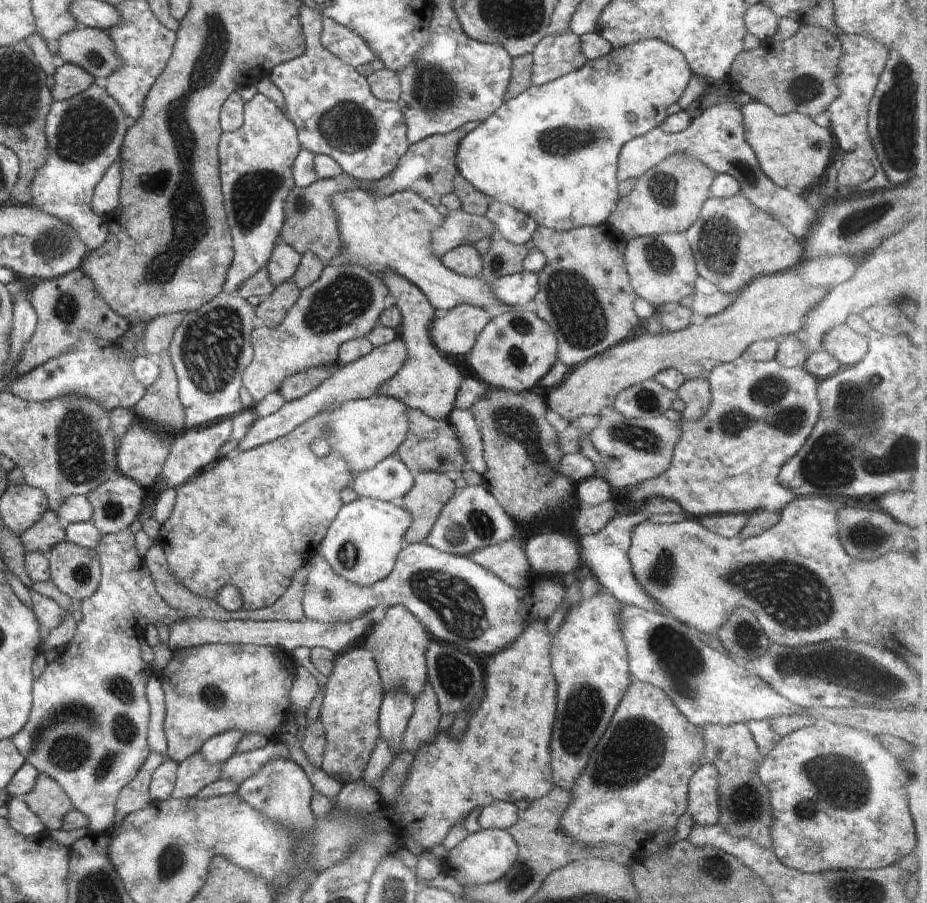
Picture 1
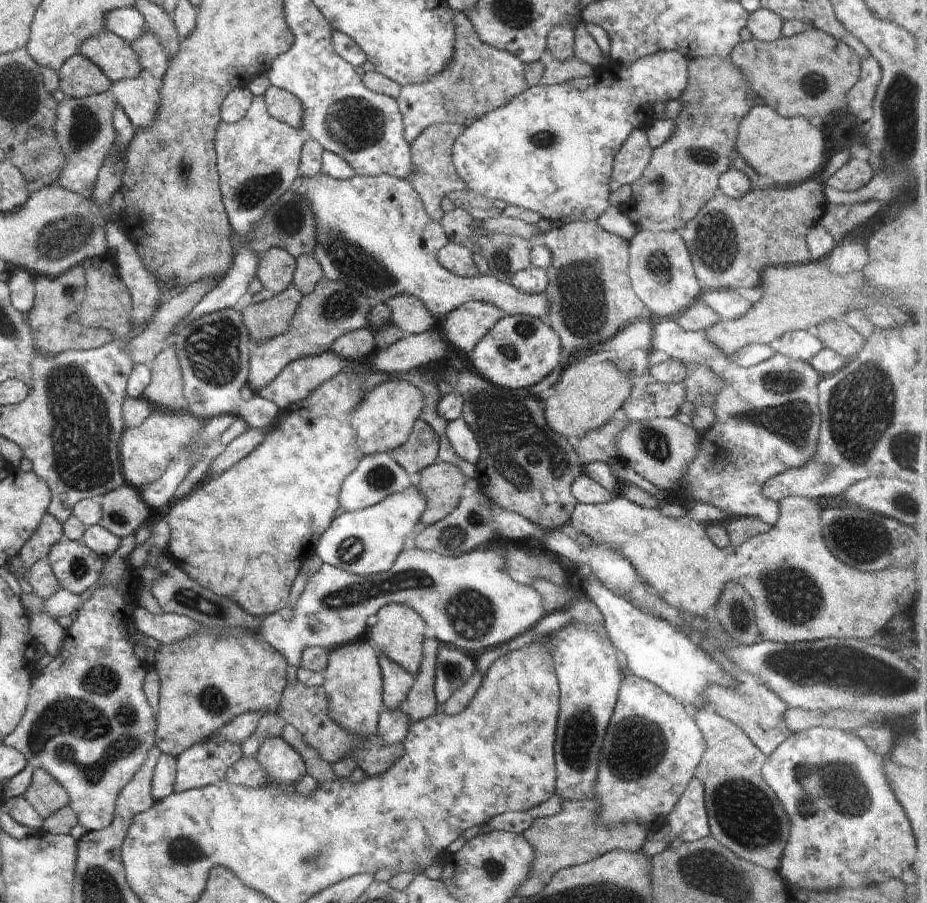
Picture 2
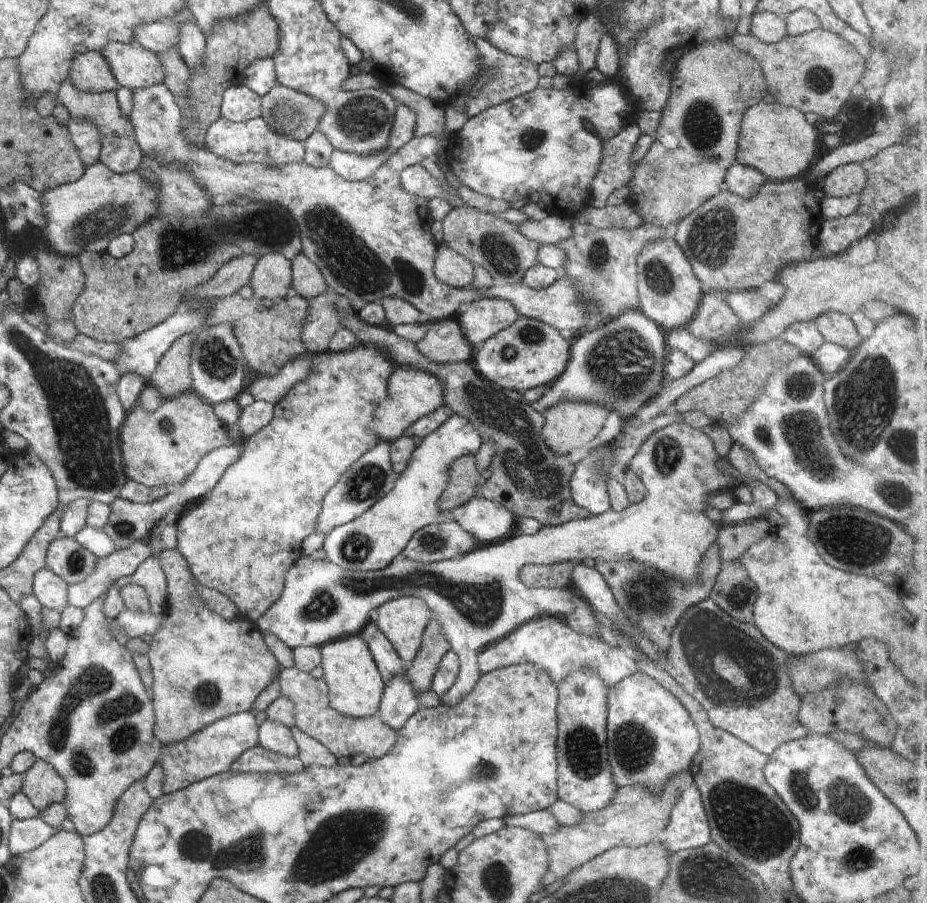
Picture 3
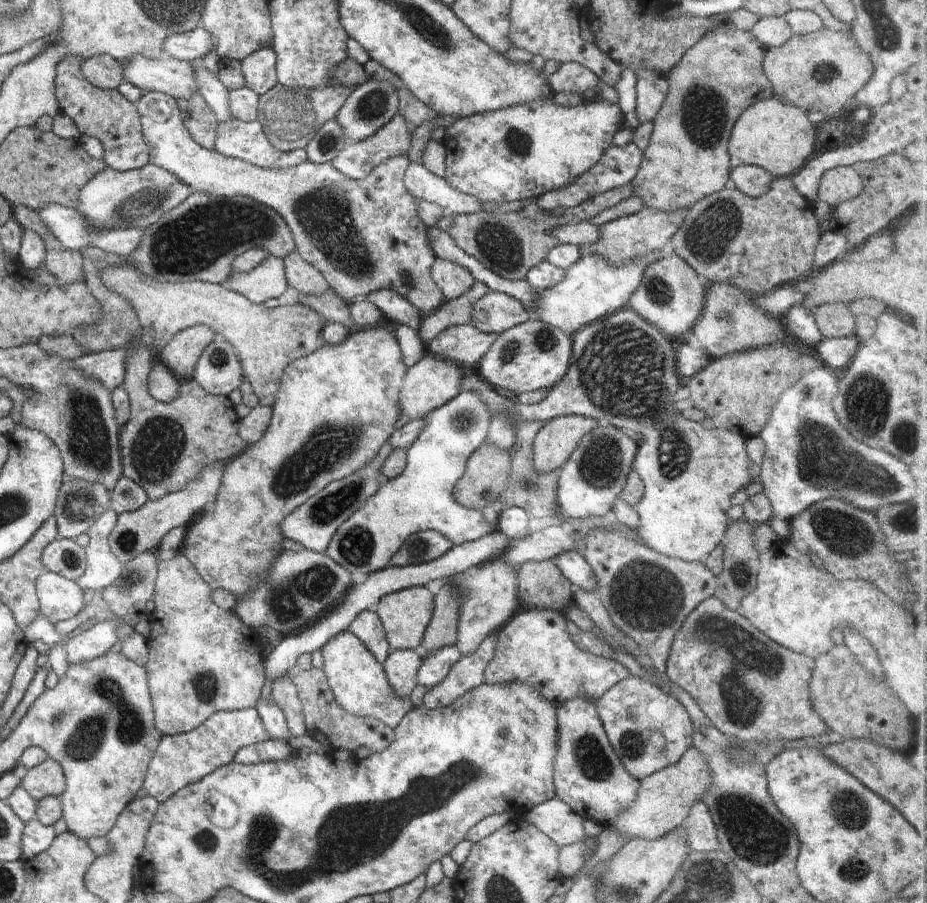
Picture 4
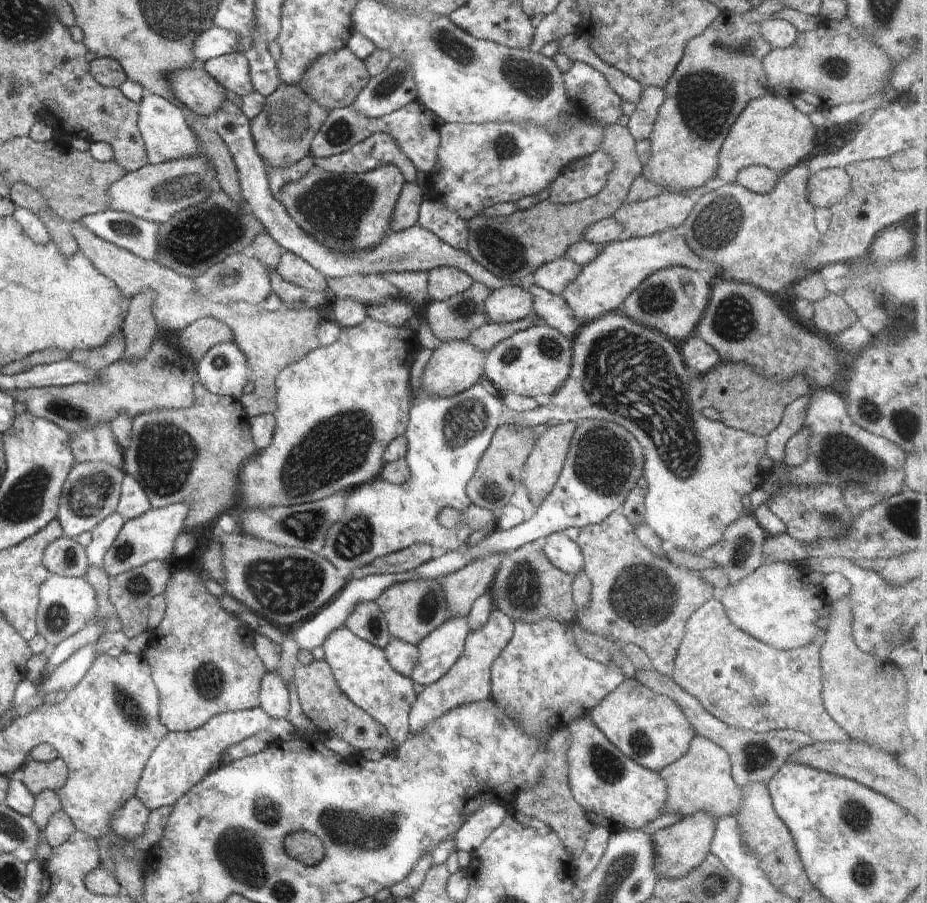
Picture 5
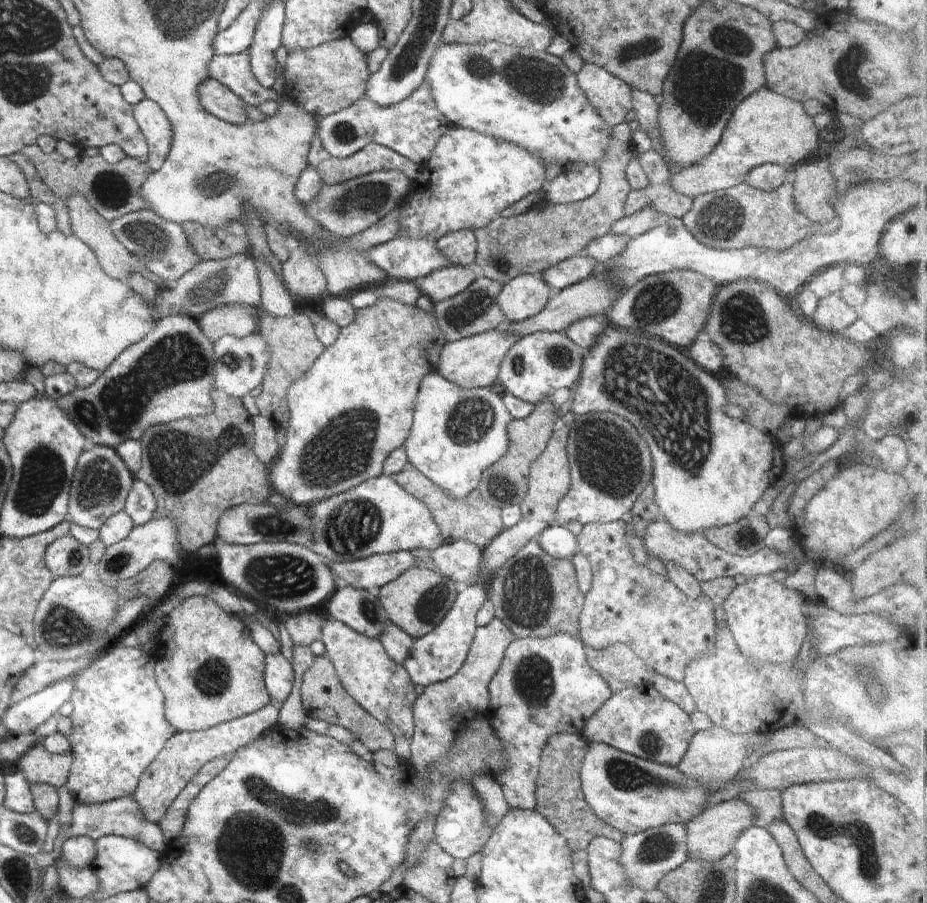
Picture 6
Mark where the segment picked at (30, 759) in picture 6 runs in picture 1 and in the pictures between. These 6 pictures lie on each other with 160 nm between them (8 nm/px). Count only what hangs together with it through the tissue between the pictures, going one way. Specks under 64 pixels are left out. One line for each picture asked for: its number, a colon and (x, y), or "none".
1: (50, 803)
2: (46, 795)
3: (43, 786)
4: (47, 779)
5: (38, 776)

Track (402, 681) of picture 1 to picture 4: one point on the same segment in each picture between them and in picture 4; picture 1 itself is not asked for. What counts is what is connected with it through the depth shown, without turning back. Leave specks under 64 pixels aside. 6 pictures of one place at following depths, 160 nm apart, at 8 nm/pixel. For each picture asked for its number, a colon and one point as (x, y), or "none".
2: (399, 633)
3: (403, 621)
4: (405, 614)

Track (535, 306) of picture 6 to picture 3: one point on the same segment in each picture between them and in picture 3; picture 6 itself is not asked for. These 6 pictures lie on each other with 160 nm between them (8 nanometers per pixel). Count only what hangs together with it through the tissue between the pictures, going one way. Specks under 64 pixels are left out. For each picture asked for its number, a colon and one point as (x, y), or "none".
3: (480, 319)
4: (495, 312)
5: (511, 303)

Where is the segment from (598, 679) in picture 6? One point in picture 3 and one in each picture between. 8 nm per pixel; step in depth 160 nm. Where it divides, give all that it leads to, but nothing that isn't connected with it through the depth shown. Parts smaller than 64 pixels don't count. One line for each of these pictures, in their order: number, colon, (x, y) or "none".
3: (547, 641)
4: (533, 647)
5: (541, 680)

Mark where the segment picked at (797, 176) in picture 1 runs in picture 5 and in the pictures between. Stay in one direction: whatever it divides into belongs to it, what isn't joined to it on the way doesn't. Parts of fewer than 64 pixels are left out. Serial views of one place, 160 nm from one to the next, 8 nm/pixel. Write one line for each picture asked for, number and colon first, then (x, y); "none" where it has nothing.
2: (790, 150)
3: (775, 139)
4: (772, 134)
5: (770, 132)

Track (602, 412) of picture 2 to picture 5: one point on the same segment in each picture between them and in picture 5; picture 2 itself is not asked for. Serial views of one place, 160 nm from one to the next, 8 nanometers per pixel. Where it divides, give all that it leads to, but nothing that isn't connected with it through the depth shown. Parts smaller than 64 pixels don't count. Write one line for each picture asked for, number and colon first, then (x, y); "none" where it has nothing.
3: (568, 426)
4: (553, 445)
5: (542, 469)

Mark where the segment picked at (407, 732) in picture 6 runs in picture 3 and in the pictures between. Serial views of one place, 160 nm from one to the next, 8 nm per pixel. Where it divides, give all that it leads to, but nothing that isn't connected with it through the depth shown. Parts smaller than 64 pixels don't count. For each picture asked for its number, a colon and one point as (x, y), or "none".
3: (355, 686)
4: (358, 682)
5: (362, 671)

